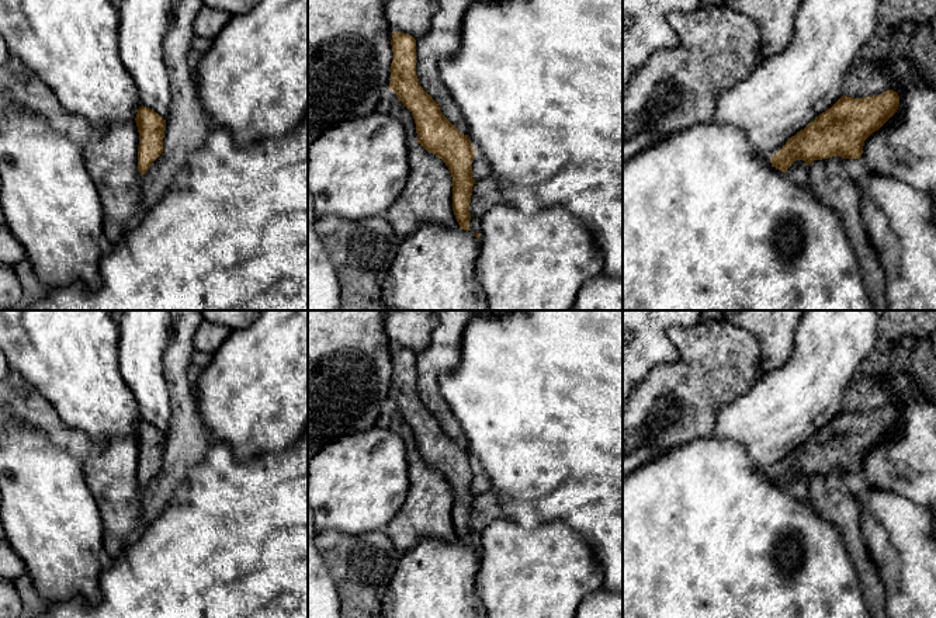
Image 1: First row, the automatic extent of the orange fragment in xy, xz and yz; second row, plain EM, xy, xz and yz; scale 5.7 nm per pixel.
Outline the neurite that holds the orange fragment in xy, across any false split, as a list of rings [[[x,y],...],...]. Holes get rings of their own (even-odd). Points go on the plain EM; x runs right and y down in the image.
[[[142,420],[135,435],[139,447],[138,486],[142,490],[163,466],[166,434]]]

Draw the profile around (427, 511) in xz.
[[[412,458],[408,468],[409,490],[401,510],[385,528],[385,534],[406,552],[422,539],[460,542],[453,525],[453,492],[446,478]]]

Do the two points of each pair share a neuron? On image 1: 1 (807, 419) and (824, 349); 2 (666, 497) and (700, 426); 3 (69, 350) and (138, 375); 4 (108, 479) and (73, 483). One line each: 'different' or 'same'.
1: same
2: different
3: different
4: different

